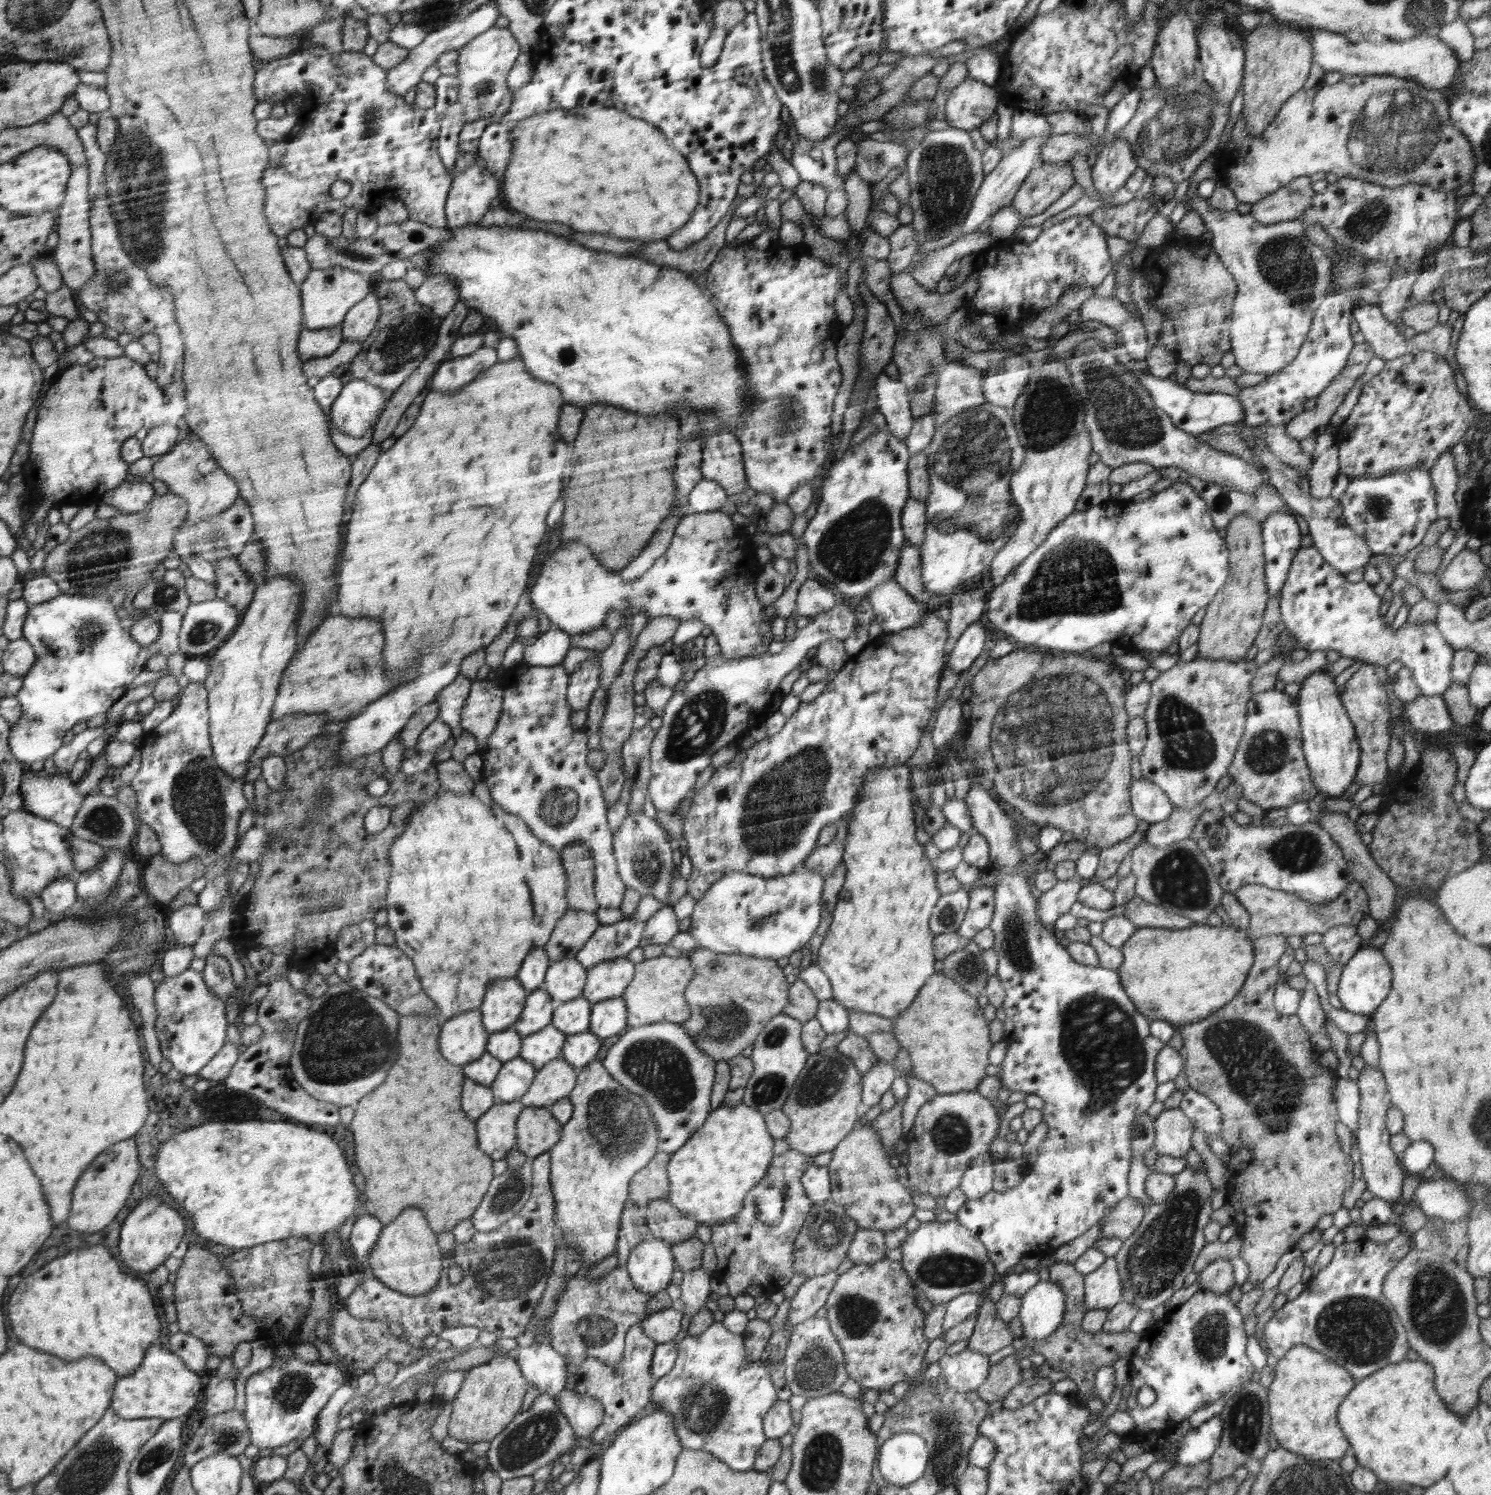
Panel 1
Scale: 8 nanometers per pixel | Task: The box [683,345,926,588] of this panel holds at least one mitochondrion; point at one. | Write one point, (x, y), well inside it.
(852, 548)

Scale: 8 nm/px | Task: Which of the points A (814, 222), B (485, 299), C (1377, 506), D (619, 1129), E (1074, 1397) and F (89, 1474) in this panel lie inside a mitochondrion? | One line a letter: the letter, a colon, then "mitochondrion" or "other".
A: other
B: other
C: mitochondrion
D: mitochondrion
E: other
F: mitochondrion

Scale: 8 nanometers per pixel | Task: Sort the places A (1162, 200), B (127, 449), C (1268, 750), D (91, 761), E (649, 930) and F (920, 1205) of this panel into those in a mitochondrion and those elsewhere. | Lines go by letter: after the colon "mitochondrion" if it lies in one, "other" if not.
A: other
B: other
C: mitochondrion
D: other
E: other
F: other

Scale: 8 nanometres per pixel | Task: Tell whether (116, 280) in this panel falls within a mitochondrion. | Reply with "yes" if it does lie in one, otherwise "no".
yes

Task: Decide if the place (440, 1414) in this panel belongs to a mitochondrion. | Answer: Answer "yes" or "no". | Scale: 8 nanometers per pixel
no

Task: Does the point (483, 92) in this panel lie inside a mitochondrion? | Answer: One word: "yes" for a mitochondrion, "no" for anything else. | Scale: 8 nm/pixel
yes

